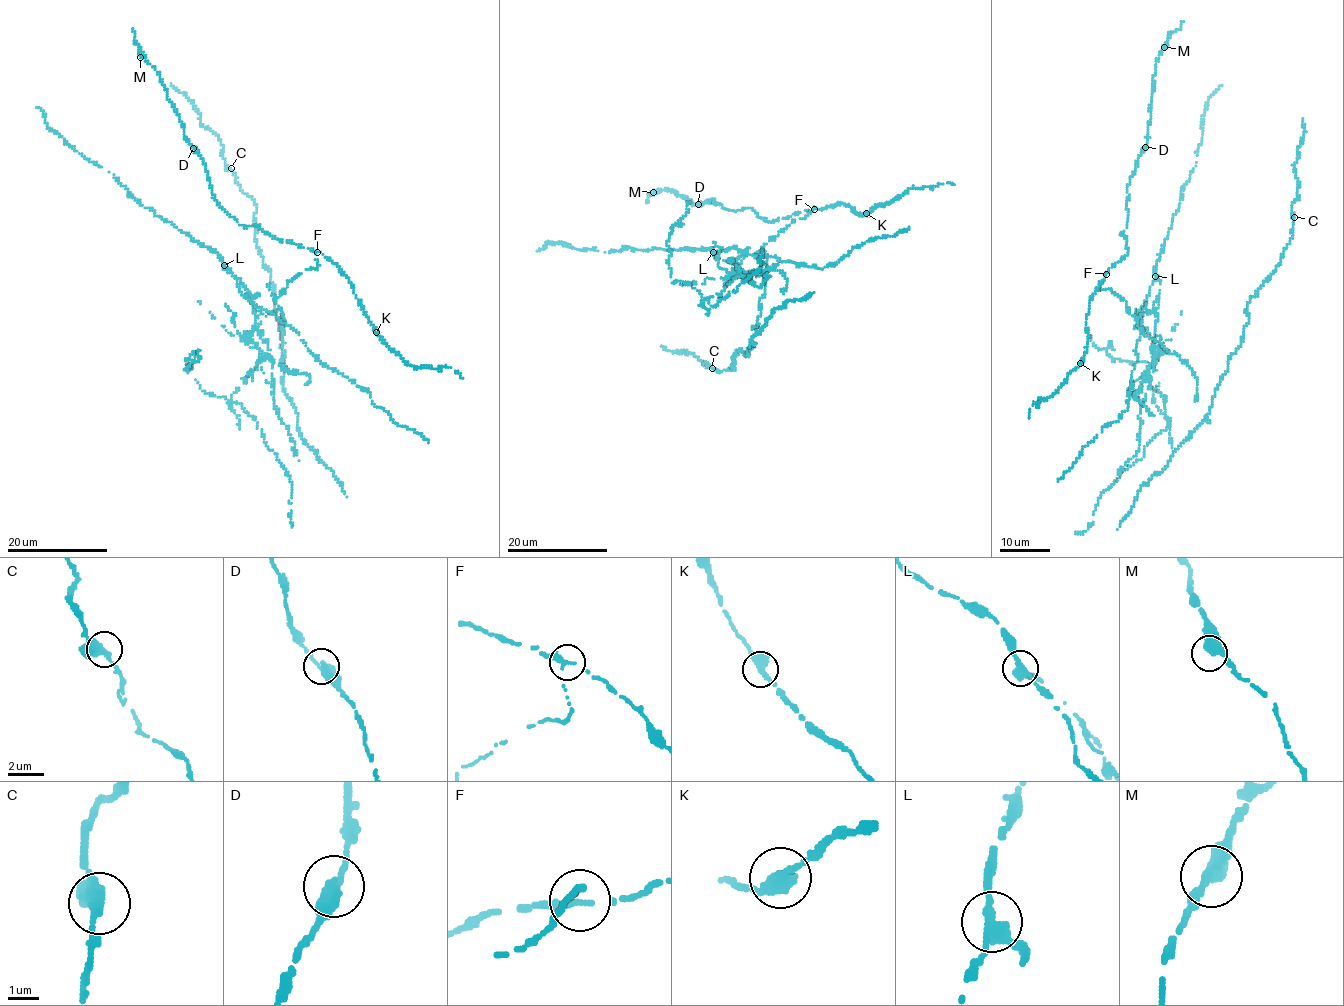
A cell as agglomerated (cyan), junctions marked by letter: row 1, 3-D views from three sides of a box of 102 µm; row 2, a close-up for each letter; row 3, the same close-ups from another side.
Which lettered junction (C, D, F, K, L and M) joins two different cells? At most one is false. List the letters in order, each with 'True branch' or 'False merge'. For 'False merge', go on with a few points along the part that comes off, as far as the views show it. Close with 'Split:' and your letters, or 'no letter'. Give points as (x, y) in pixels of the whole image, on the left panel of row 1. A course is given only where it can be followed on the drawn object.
C: True branch
D: True branch
F: True branch
K: True branch
L: False merge. Course of the part to remove: (223, 265), (246, 287), (257, 330), (247, 341), (263, 354), (233, 401), (255, 420), (289, 476), (291, 527)
M: True branch
Split: L

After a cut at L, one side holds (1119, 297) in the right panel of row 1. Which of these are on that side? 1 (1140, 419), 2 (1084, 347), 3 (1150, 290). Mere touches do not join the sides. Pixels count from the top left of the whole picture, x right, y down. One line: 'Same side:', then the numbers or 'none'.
Same side: 2, 3

